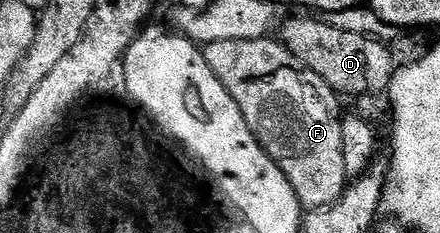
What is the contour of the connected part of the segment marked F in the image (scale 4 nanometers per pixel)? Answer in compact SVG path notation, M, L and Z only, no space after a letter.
M274 38L212 42L205 45L204 55L212 74L220 78L224 90L228 90L236 106L240 106L244 122L248 122L262 149L286 176L303 209L328 208L337 204L348 187L344 170L344 142L340 142L344 112L338 109L339 93L330 88L324 78L312 74L312 70L296 62L294 55Z

